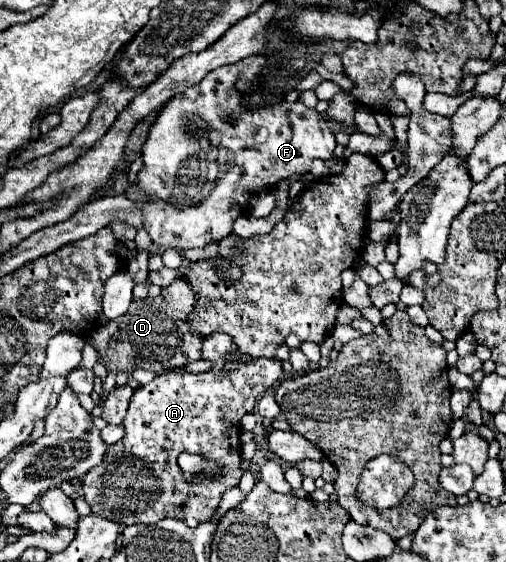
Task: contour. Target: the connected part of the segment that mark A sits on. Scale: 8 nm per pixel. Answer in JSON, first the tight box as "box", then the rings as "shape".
{"box":[83,333,283,527],"shape":[[[213,333],[203,339],[203,359],[213,363],[213,369],[207,373],[163,373],[155,377],[151,383],[137,389],[131,397],[123,427],[125,435],[121,441],[109,445],[103,463],[93,467],[83,477],[83,497],[89,503],[91,511],[103,515],[103,519],[115,521],[119,525],[153,525],[165,517],[173,517],[183,521],[187,527],[197,527],[201,521],[207,521],[217,509],[217,503],[207,503],[205,489],[185,487],[185,477],[177,465],[179,453],[197,453],[207,457],[207,461],[215,461],[221,467],[223,477],[239,479],[241,471],[241,455],[239,455],[239,435],[241,435],[241,417],[251,413],[263,393],[279,379],[283,379],[281,361],[277,359],[253,359],[251,363],[237,363],[225,359],[229,349],[237,349],[229,335]]]}

